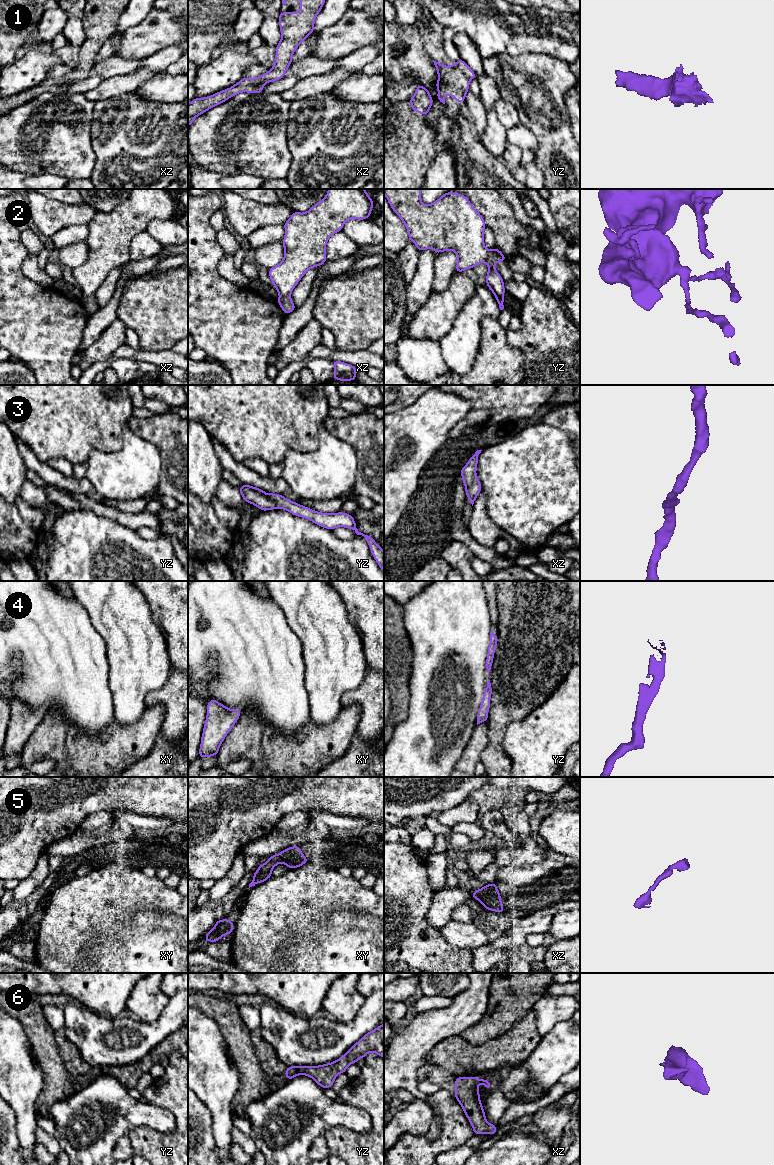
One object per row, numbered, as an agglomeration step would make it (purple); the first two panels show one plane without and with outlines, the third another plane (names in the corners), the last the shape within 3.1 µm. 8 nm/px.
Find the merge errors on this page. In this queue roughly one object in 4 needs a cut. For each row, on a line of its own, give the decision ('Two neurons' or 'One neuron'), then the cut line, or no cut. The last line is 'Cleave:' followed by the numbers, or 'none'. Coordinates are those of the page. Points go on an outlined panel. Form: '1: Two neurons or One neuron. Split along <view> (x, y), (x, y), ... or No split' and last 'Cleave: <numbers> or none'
1: One neuron. No split
2: One neuron. No split
3: One neuron. No split
4: One neuron. No split
5: One neuron. No split
6: One neuron. No split
Cleave: none

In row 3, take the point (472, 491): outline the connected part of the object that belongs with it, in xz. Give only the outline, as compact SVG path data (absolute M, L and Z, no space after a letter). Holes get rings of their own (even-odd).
M477 450L460 471L465 486L466 497L470 500L472 506L482 490L481 483L476 475L478 456L481 451Z

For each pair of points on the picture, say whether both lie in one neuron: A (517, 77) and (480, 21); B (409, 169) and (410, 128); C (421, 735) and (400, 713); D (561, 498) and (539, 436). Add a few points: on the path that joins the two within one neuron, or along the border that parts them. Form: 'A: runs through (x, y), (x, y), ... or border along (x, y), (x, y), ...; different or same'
A: border along (525, 52), (519, 55), (495, 54), (483, 59); different
B: runs through (409, 159), (409, 141), (411, 138); same
C: border along (410, 696), (407, 717), (394, 729); different
D: runs through (546, 483), (539, 476), (539, 451); same

